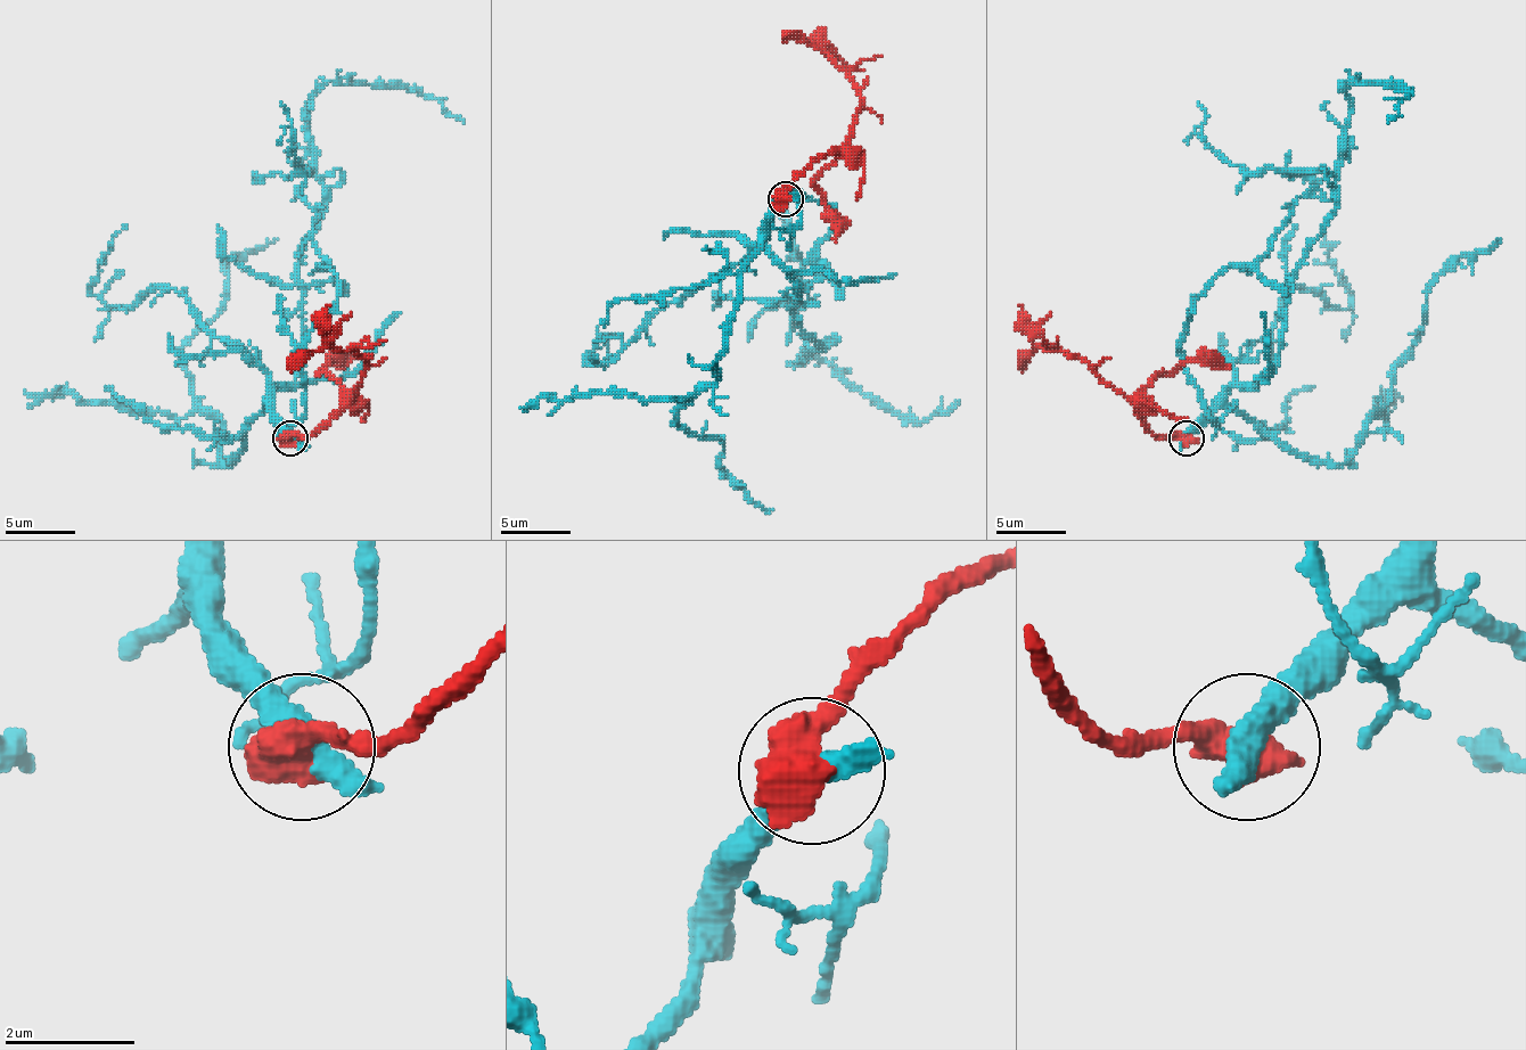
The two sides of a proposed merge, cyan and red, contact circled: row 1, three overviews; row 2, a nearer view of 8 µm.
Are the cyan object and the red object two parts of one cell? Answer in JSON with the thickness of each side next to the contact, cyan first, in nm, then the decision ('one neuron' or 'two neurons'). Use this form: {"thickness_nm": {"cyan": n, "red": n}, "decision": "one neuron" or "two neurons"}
{"thickness_nm": {"cyan": 420, "red": 800}, "decision": "two neurons"}

